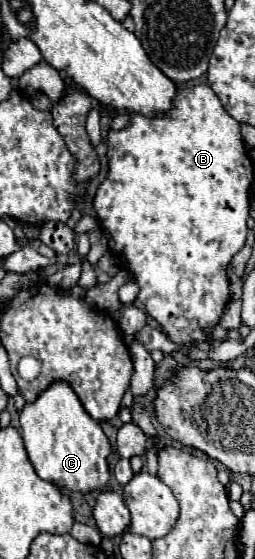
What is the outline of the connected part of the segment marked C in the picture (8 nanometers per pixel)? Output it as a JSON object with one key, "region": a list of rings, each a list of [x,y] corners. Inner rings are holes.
{"region":[[[56,381],[50,389],[42,391],[40,397],[24,405],[20,413],[22,439],[38,477],[70,491],[90,493],[104,491],[110,481],[108,455],[112,453],[108,437],[104,435],[98,421],[94,421],[78,401],[76,393],[64,381]]]}

